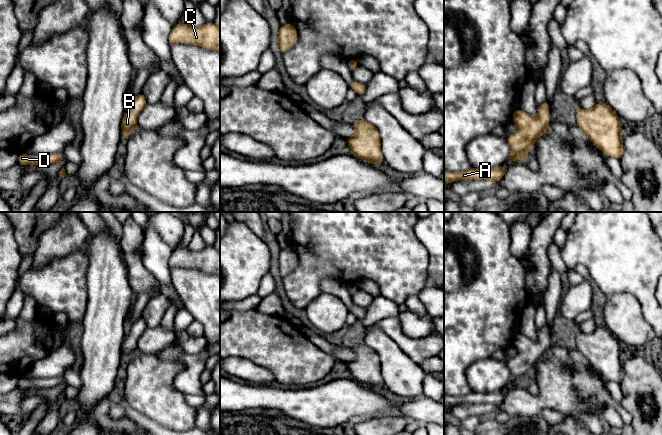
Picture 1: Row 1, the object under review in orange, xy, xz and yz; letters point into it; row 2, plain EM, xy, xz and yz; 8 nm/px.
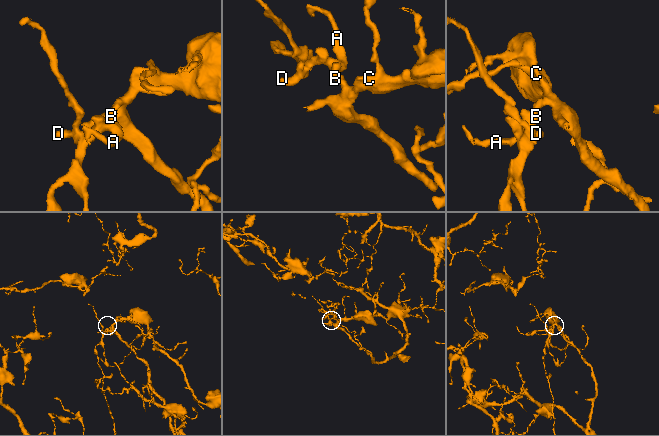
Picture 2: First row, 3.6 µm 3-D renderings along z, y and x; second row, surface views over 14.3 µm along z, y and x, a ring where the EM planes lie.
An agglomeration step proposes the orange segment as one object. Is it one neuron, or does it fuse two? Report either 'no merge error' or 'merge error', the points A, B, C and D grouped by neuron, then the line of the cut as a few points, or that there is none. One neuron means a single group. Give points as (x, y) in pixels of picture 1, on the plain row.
no merge error | A B C D | no cut

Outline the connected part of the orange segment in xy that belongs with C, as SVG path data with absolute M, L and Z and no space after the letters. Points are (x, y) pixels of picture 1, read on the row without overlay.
M213 246L192 252L187 248L177 247L169 259L169 269L181 266L193 268L205 273L220 275L220 252Z

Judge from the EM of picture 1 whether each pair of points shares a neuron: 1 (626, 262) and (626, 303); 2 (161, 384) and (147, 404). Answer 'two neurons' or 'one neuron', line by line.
1: two neurons
2: one neuron

